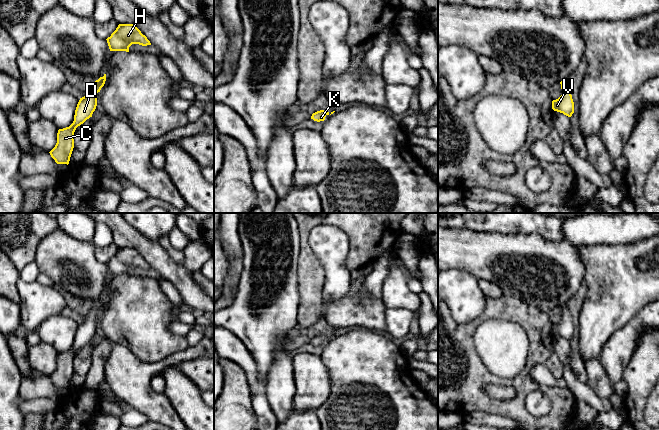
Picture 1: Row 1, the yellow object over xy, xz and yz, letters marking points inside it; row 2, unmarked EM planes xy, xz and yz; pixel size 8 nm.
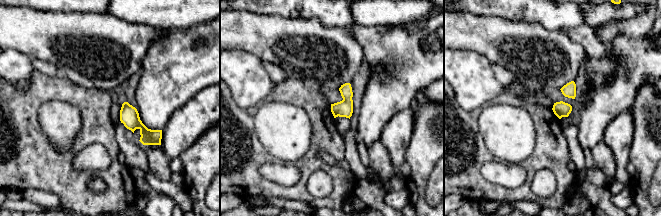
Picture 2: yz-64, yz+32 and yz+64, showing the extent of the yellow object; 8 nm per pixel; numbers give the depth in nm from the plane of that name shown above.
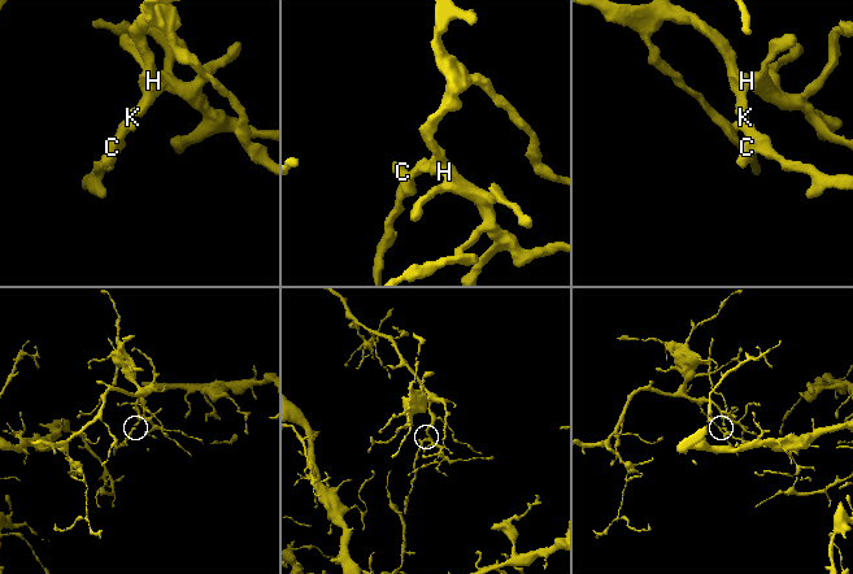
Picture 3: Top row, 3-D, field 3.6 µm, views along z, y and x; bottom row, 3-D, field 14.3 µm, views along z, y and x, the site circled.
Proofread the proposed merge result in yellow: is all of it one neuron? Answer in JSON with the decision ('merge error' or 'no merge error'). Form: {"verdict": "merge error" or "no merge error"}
{"verdict": "no merge error"}

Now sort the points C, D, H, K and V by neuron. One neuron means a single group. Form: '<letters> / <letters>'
C D H K V

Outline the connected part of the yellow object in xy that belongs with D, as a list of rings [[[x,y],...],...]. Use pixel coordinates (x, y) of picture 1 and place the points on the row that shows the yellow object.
[[[106,74],[96,80],[90,92],[80,98],[74,115],[73,123],[66,128],[59,129],[57,133],[57,143],[49,152],[57,164],[69,164],[70,157],[74,148],[74,132],[78,126],[92,117],[97,106],[97,93],[100,92],[106,81]]]

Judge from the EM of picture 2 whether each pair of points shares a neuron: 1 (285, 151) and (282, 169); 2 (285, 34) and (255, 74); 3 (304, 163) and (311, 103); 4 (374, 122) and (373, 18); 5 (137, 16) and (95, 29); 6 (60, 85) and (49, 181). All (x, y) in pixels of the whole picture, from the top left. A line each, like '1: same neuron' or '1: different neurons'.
1: different neurons
2: different neurons
3: same neuron
4: different neurons
5: different neurons
6: same neuron

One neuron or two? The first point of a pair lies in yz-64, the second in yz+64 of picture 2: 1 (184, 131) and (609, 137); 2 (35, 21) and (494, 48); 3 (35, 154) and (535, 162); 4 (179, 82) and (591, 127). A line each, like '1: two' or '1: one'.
1: one
2: one
3: one
4: one

